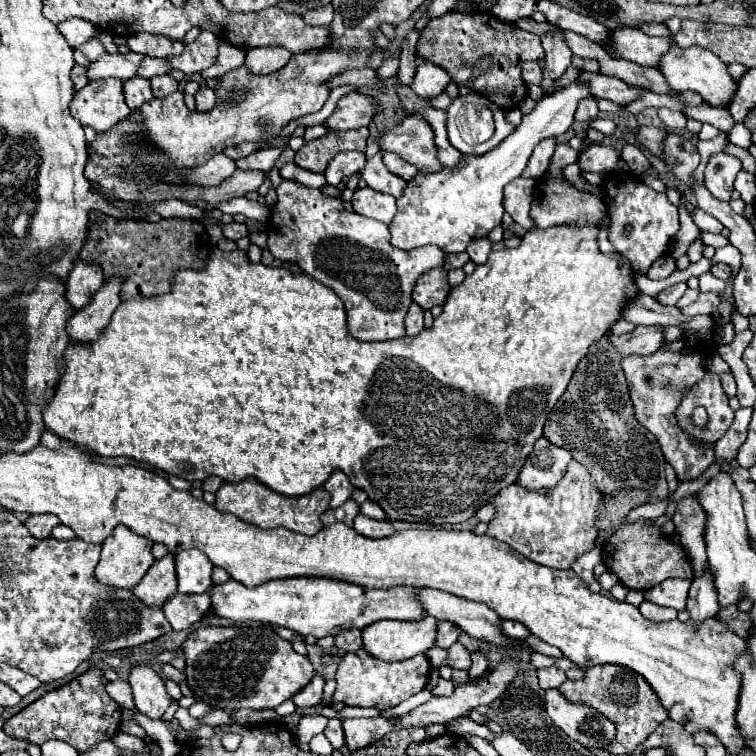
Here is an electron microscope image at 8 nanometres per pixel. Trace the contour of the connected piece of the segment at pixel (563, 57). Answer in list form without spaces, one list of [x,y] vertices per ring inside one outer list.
[[[554,28],[554,32],[548,32],[546,36],[542,36],[542,46],[544,46],[544,78],[540,82],[540,88],[544,90],[544,94],[552,94],[556,92],[556,80],[564,74],[564,70],[570,66],[572,60],[572,52],[566,46],[562,34]]]

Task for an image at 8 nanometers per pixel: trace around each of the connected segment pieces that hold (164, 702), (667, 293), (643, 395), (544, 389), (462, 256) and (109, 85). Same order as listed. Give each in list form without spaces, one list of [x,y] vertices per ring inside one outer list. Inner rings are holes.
[[[138,664],[130,670],[128,682],[132,686],[136,710],[148,718],[162,718],[172,698],[164,688],[164,680],[146,664]]]
[[[678,282],[678,284],[674,284],[674,286],[670,286],[670,288],[662,290],[662,292],[658,292],[654,298],[656,298],[656,302],[660,302],[664,306],[672,306],[672,304],[676,304],[682,298],[682,294],[686,292],[686,288],[688,288],[686,282]]]
[[[656,350],[656,354],[648,356],[624,356],[622,368],[626,374],[626,382],[630,386],[630,398],[634,402],[634,412],[638,422],[650,430],[662,452],[666,462],[676,470],[680,482],[696,480],[710,464],[716,462],[714,446],[692,440],[688,434],[682,432],[682,428],[676,424],[674,418],[674,388],[686,388],[694,386],[698,380],[706,374],[706,354],[698,350],[682,350],[682,352],[670,352],[670,350]]]
[[[554,226],[528,232],[518,248],[492,252],[486,264],[476,266],[476,270],[466,276],[460,286],[452,288],[442,314],[434,318],[430,328],[424,328],[414,338],[386,342],[360,342],[352,338],[346,326],[342,300],[334,294],[334,290],[308,274],[292,274],[284,268],[250,264],[246,254],[240,250],[222,252],[214,248],[210,262],[206,262],[206,270],[182,270],[182,274],[174,280],[174,290],[170,294],[122,302],[96,342],[70,344],[66,348],[64,360],[68,370],[64,372],[64,378],[60,378],[56,394],[44,410],[46,430],[70,444],[88,448],[98,456],[130,456],[190,482],[204,480],[208,476],[220,476],[224,482],[240,482],[252,476],[260,484],[284,496],[304,496],[324,486],[332,472],[342,470],[352,486],[364,490],[390,520],[422,522],[430,526],[466,522],[480,506],[488,504],[492,496],[518,480],[522,464],[532,452],[534,442],[542,436],[548,412],[554,408],[572,378],[574,366],[598,338],[610,332],[610,324],[620,320],[626,300],[638,292],[636,284],[630,280],[632,266],[626,258],[616,260],[602,254],[598,250],[596,234],[598,226]],[[510,394],[512,414],[506,410],[510,416],[510,422],[506,422],[506,418],[498,418],[496,408],[510,408]]]
[[[460,252],[460,254],[446,254],[444,256],[444,270],[454,270],[454,268],[462,268],[468,262],[468,254]]]
[[[90,80],[82,90],[74,94],[70,102],[70,112],[82,124],[92,126],[96,132],[110,130],[120,118],[130,114],[124,102],[122,82],[110,80]]]

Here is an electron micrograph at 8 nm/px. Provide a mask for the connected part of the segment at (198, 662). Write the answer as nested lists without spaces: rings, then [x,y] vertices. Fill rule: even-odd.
[[[206,626],[196,628],[188,634],[184,646],[186,656],[186,682],[192,690],[194,698],[210,704],[212,708],[220,710],[234,710],[234,708],[276,708],[284,700],[292,698],[298,690],[302,690],[314,676],[314,668],[310,660],[298,652],[294,652],[288,640],[282,640],[274,634],[268,626]]]

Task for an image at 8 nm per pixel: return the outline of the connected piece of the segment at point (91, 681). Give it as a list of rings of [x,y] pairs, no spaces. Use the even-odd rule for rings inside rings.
[[[88,668],[84,674],[76,676],[72,682],[46,692],[36,702],[26,706],[22,712],[8,718],[4,724],[4,732],[14,738],[26,738],[38,746],[52,738],[66,740],[78,752],[88,750],[102,740],[112,740],[112,736],[120,728],[122,710],[106,694],[102,678],[104,678],[104,672],[100,668]]]

